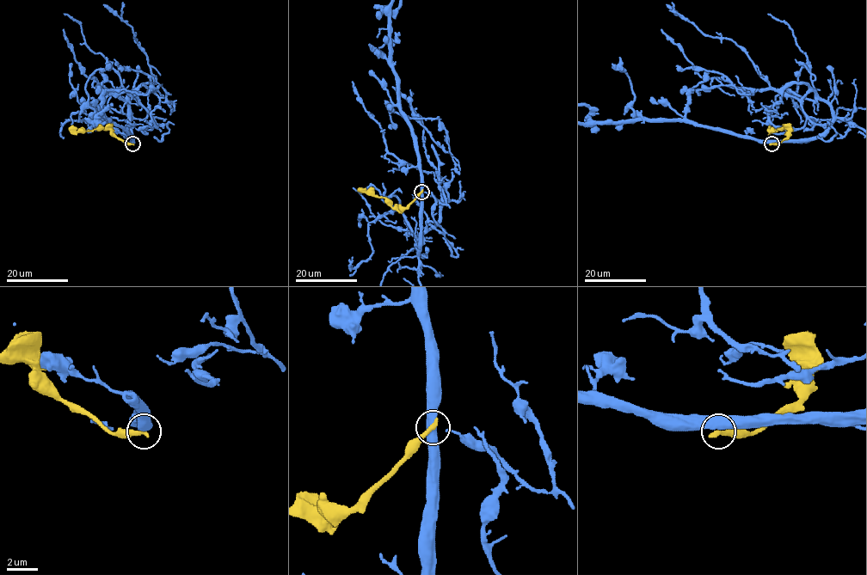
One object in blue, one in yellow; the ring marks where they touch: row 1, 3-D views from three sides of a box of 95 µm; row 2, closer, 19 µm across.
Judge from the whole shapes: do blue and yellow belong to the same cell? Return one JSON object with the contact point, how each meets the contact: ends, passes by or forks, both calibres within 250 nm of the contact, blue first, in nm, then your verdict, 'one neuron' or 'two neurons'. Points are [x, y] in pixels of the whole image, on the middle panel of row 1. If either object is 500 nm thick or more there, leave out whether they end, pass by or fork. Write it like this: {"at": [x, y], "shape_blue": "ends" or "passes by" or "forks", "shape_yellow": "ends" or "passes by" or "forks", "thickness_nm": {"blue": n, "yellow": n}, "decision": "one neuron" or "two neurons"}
{"at": [421, 192], "thickness_nm": {"blue": 500, "yellow": 340}, "decision": "two neurons"}

